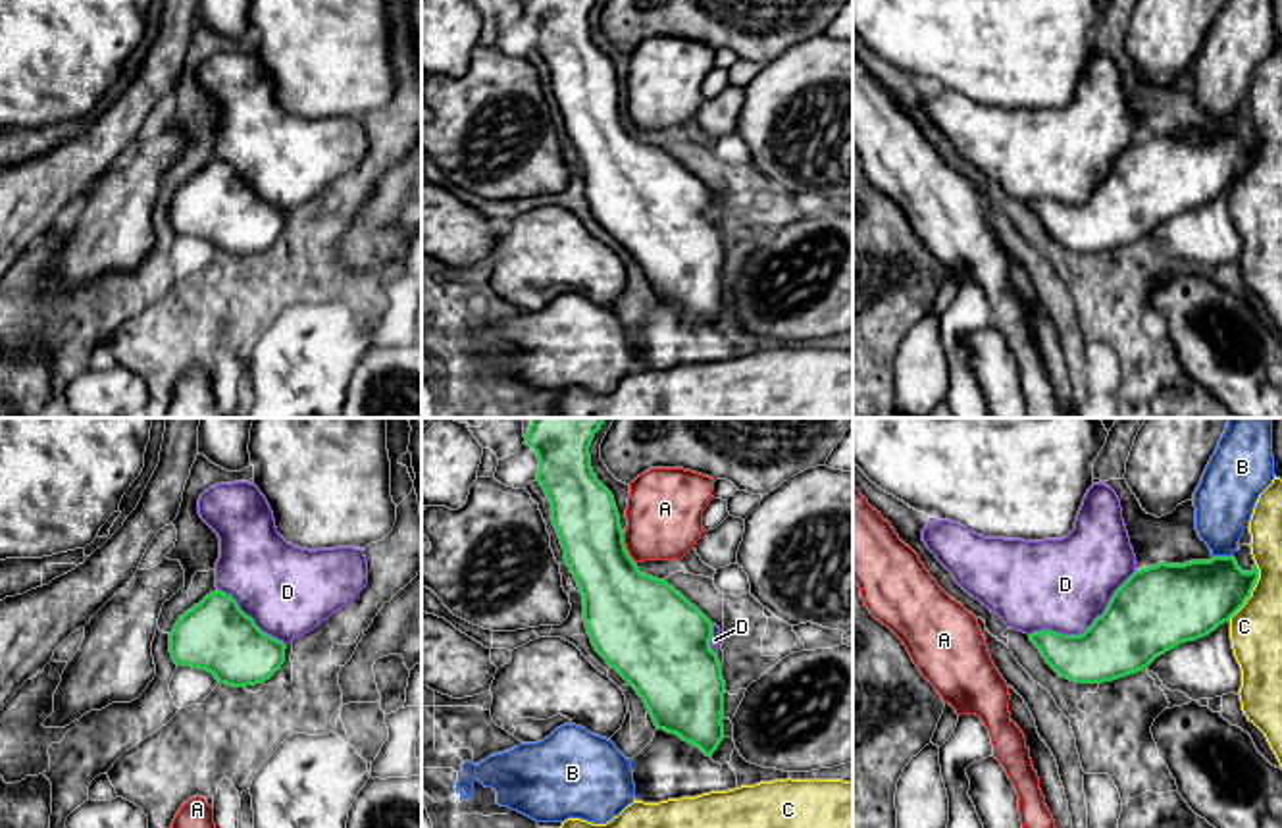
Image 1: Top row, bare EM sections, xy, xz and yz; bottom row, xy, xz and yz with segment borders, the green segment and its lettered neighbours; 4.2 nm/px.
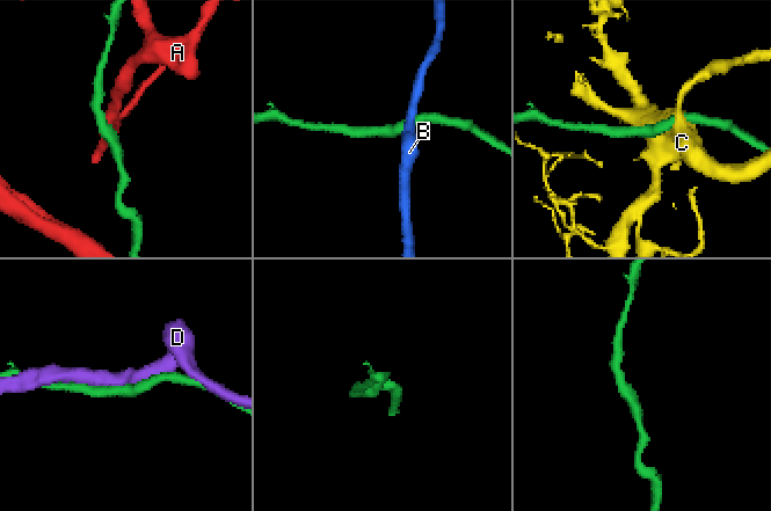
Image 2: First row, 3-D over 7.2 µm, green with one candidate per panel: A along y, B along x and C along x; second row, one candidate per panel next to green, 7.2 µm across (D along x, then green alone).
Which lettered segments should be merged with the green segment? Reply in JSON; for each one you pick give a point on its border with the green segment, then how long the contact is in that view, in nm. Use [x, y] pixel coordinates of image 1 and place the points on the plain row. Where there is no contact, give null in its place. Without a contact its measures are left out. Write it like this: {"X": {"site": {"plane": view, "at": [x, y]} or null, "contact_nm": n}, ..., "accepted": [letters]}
{"D": {"site": {"plane": "yz", "at": [1088, 197]}, "contact_nm": 550}, "accepted": ["D"]}

